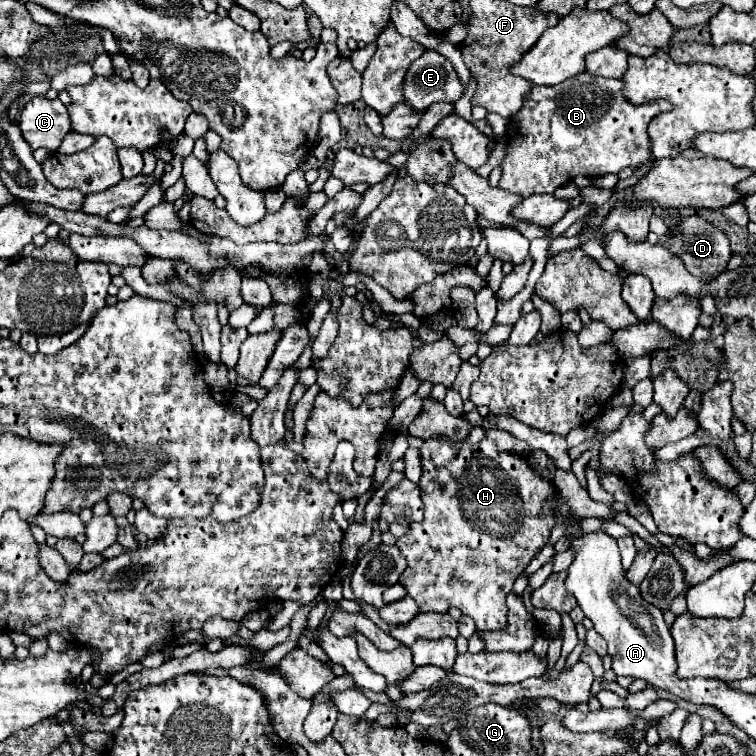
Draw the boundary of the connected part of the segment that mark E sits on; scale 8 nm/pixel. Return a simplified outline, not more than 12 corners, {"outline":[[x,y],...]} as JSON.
{"outline":[[426,50],[408,70],[406,104],[424,110],[464,92],[448,58]]}

